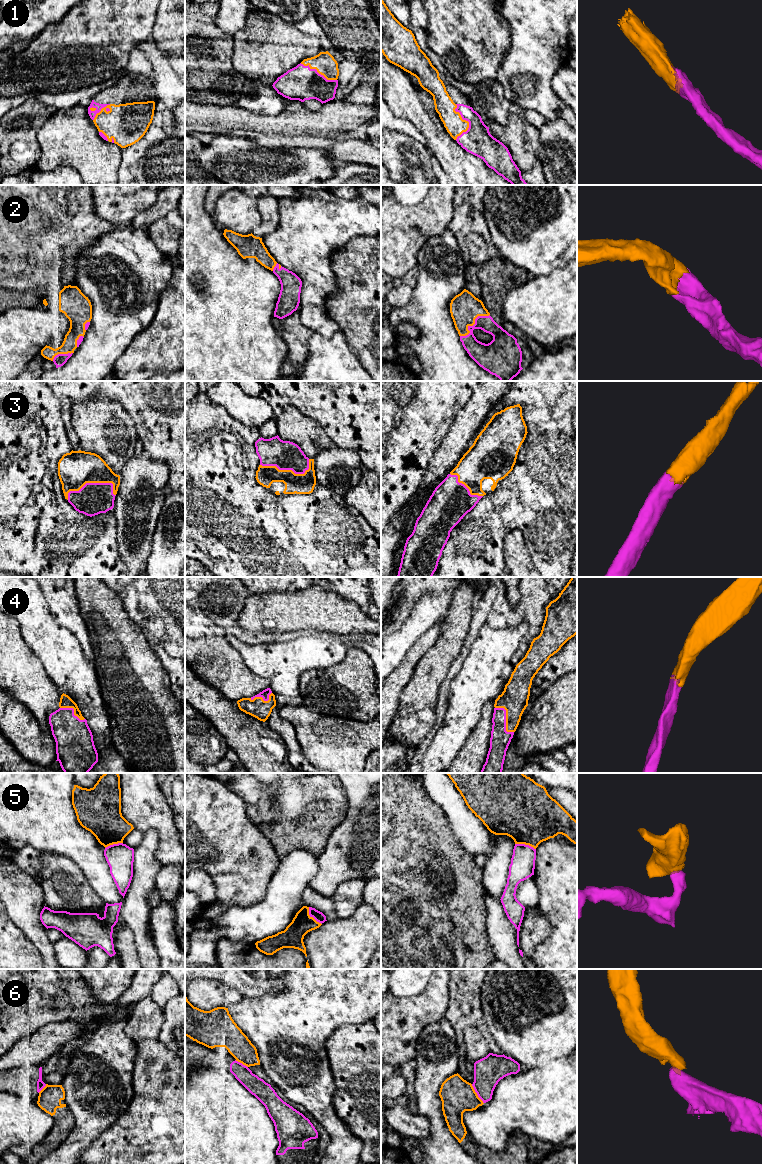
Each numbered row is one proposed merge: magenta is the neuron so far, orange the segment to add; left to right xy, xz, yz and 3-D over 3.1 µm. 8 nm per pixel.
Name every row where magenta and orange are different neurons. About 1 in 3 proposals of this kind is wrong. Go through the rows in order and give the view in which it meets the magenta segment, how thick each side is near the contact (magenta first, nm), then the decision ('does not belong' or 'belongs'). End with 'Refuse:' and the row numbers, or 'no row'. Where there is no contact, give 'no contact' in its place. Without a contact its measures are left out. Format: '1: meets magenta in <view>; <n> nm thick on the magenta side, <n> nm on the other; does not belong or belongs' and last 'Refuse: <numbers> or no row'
1: meets magenta in yz; 240 nm thick on the magenta side, 160 nm on the other; belongs
2: meets magenta in yz; 170 nm thick on the magenta side, 240 nm on the other; belongs
3: meets magenta in xy; 260 nm thick on the magenta side, 280 nm on the other; belongs
4: meets magenta in yz; 160 nm thick on the magenta side, 220 nm on the other; belongs
5: meets magenta in xz; 80 nm thick on the magenta side, 180 nm on the other; does not belong
6: meets magenta in yz; 240 nm thick on the magenta side, 280 nm on the other; does not belong
Refuse: 5, 6

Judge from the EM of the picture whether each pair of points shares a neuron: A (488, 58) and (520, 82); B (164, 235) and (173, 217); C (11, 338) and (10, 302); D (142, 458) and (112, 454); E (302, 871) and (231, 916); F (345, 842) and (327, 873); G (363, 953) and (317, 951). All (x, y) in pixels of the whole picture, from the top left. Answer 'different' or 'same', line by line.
A: different
B: same
C: different
D: different
E: same
F: same
G: same

